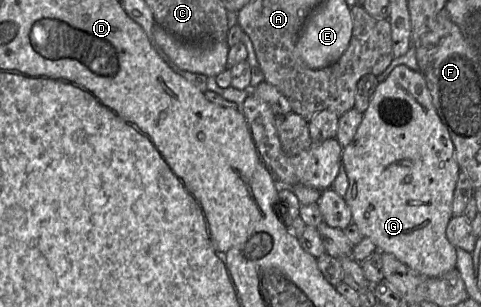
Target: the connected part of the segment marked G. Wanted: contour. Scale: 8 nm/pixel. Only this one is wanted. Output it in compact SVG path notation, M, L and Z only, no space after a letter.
M399 65L385 81L378 84L367 110L363 113L362 121L354 138L343 148L341 159L349 181L344 200L351 210L352 223L358 227L364 237L369 238L381 253L393 255L397 260L421 275L440 277L456 268L456 247L448 241L446 228L453 217L452 202L460 167L455 159L455 149L450 134L438 116L426 80L419 71L411 70L405 65Z

